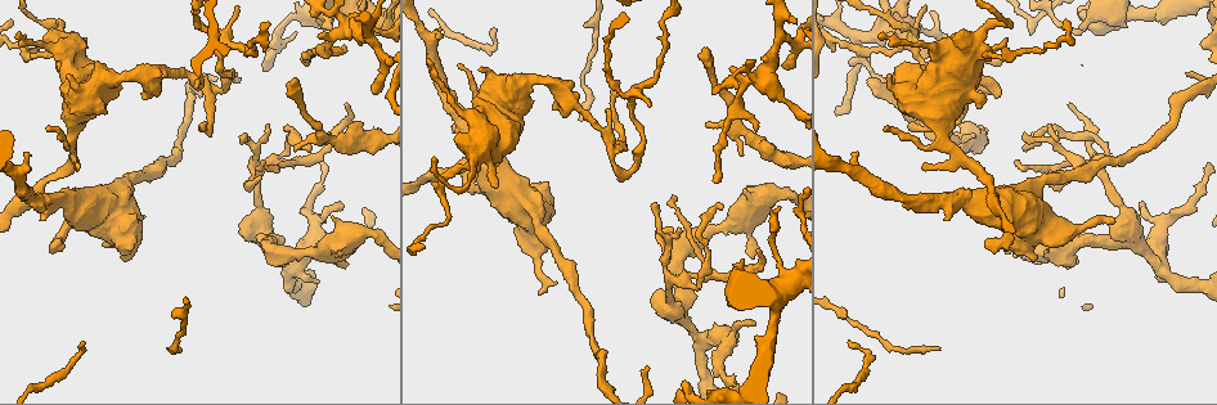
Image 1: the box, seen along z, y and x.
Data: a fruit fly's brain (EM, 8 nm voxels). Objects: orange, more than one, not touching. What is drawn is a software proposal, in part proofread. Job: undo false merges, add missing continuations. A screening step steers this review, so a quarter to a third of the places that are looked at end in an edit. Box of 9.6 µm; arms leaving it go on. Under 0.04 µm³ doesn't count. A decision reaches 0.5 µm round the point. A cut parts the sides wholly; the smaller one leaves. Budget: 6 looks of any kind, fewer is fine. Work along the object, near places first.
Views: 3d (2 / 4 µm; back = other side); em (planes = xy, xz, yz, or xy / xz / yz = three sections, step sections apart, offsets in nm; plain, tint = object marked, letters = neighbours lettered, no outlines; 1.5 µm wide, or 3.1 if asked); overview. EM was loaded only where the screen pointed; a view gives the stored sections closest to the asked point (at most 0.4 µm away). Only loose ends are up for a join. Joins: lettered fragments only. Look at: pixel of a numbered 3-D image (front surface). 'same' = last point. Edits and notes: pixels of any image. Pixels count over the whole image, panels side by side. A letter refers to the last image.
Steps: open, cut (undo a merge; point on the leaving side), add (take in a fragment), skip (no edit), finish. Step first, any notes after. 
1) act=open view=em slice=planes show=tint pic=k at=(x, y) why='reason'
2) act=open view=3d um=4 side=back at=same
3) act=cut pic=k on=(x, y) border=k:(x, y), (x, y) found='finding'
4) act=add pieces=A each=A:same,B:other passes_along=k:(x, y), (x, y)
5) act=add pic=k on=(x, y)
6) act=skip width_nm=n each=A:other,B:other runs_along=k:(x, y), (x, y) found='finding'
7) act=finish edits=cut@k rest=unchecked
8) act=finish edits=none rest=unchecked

act=open view=3d um=2 pic=1 at=(629, 94) why='branch point'

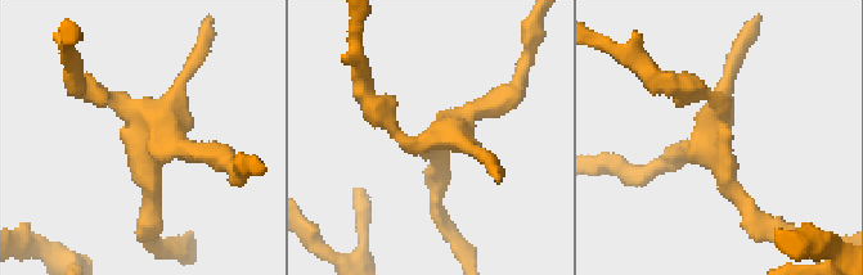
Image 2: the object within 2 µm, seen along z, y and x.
act=open view=em slice=yz step=8 show=letters pic=2 at=(149, 166)

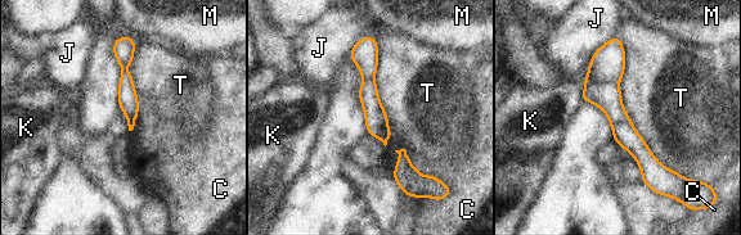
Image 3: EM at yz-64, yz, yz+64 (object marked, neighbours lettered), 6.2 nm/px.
act=cut pic=3 on=(607, 96) width_nm=130 each=C:other,J:other,K:other,M:other,T:other part_leaving=3:(587, 84), (615, 112), (658, 179) found='two neurons meet here'

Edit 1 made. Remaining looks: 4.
act=open view=overview

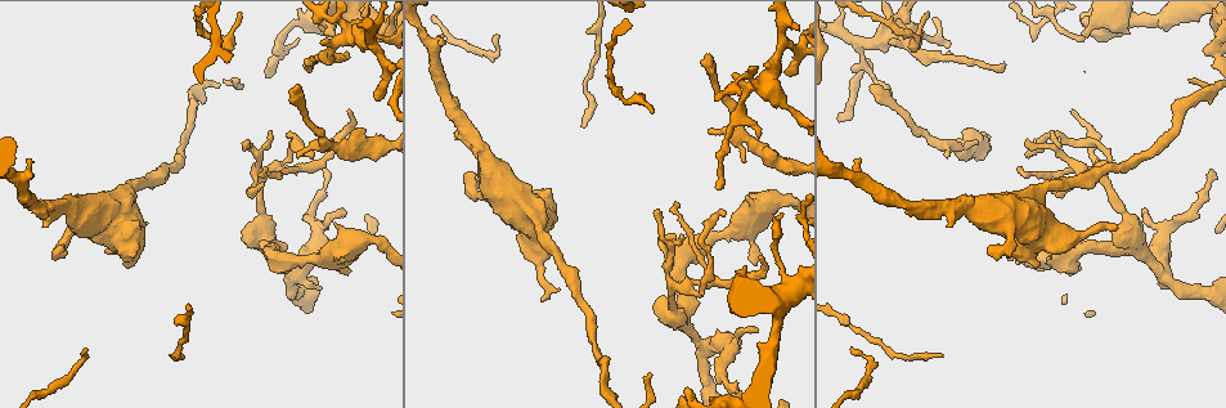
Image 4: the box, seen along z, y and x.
act=open view=em slice=planes show=letters pic=4 at=(705, 343) why='a fork'

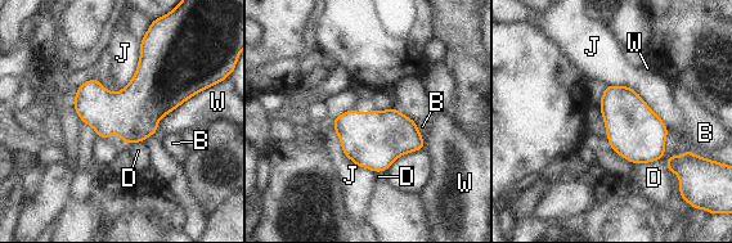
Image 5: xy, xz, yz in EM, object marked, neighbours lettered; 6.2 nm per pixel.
act=skip longest_contact=J:500nm each=B:other,D:other,J:other,W:other border=5:(669, 133), (658, 160), (633, 163) found='all the same neuron'

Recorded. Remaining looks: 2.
act=finish edits=cut@3 rest=unchecked

